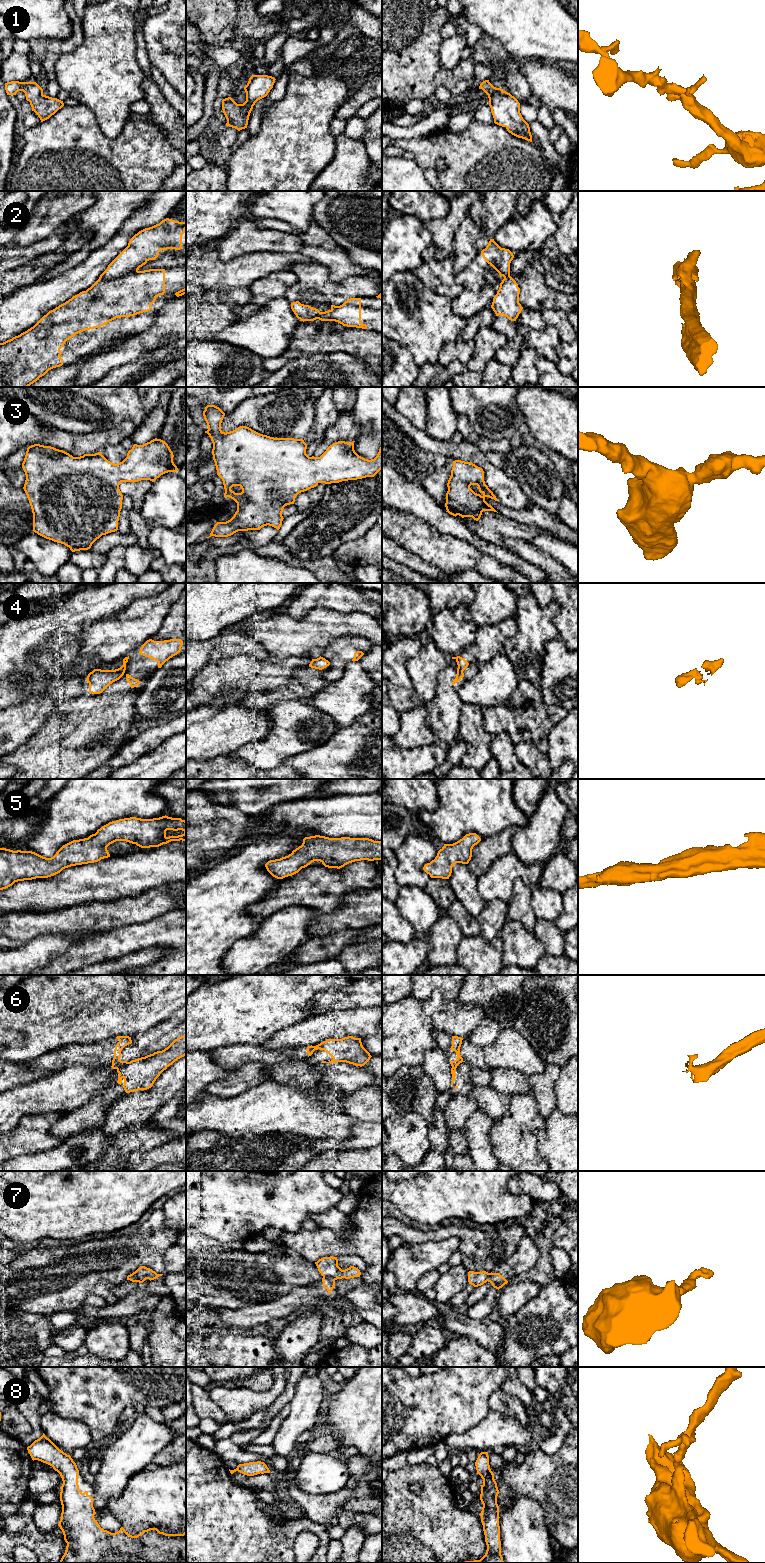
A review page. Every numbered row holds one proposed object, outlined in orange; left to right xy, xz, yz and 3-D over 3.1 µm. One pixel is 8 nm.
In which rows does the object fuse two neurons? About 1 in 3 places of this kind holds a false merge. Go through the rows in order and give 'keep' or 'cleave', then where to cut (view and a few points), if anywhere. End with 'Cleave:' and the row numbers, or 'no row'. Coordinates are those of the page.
1: keep | no cut
2: cleave | xy (137, 270), (119, 278), (109, 280), (98, 279)
3: keep | no cut
4: cleave | yz (457, 668), (462, 671)
5: keep | no cut
6: cleave | xy (128, 1062), (117, 1069)
7: cleave | xz (323, 1276), (331, 1276), (335, 1279)
8: keep | no cut
Cleave: 2, 4, 6, 7

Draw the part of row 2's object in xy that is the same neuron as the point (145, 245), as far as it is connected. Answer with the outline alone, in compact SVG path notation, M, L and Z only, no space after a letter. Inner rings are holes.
M166 218L159 224L139 231L108 265L99 280L120 279L129 273L137 272L149 260L155 260L162 250L182 249L182 235L185 230L186 221L179 222Z

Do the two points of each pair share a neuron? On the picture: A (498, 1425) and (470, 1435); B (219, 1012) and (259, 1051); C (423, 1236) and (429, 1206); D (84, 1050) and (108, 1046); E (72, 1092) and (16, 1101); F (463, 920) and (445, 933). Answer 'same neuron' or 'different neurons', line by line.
A: same neuron
B: different neurons
C: different neurons
D: same neuron
E: same neuron
F: different neurons

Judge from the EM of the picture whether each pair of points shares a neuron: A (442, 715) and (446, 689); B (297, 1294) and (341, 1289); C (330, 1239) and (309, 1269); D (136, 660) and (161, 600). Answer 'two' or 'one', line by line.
A: one
B: one
C: two
D: two

